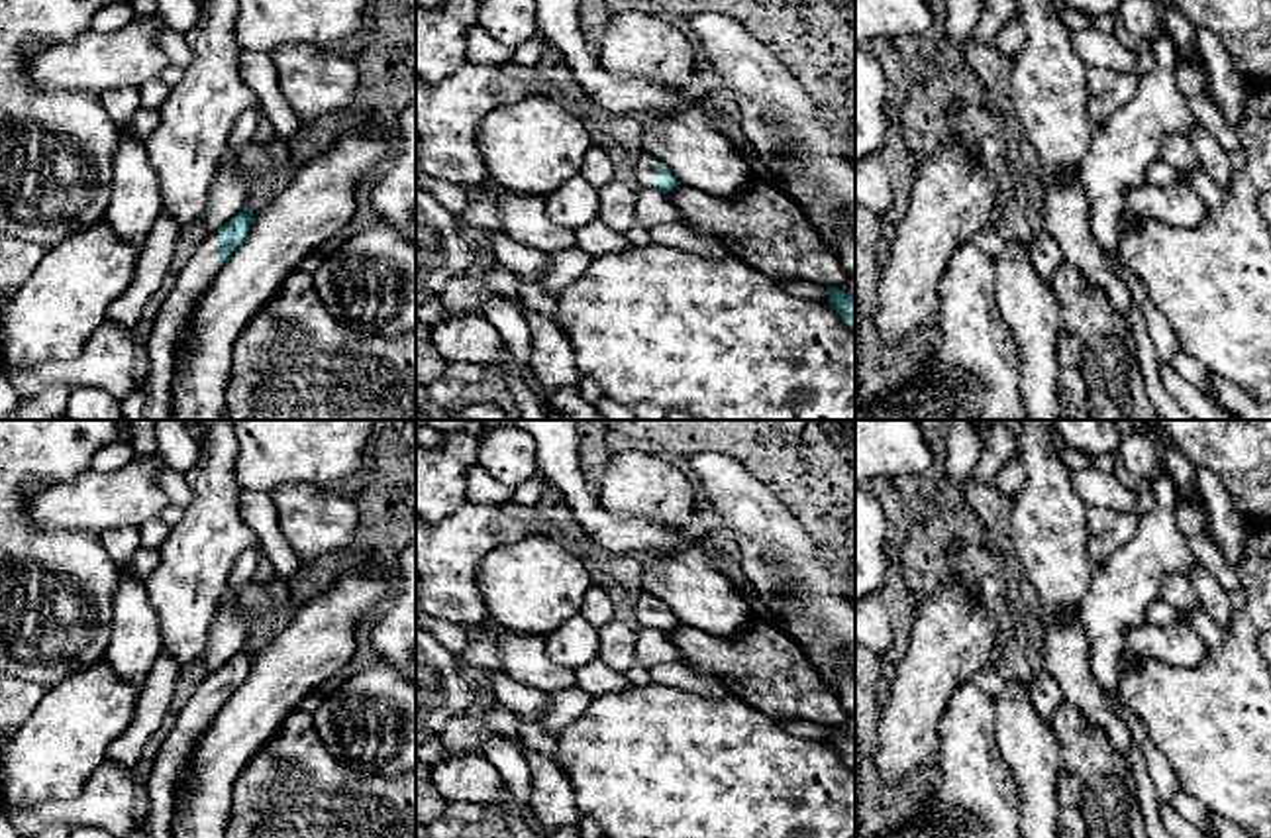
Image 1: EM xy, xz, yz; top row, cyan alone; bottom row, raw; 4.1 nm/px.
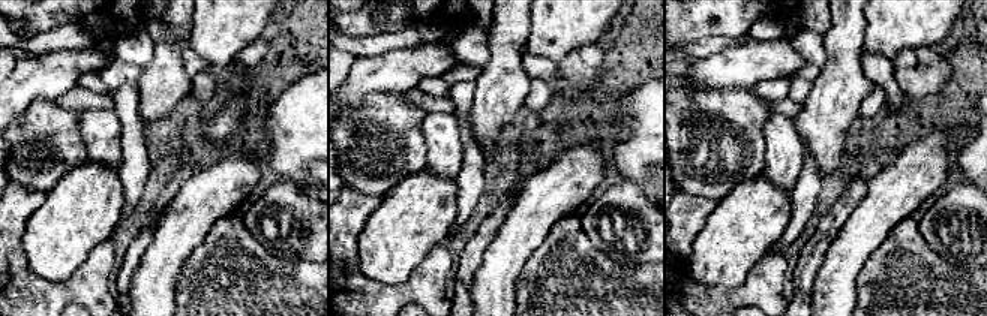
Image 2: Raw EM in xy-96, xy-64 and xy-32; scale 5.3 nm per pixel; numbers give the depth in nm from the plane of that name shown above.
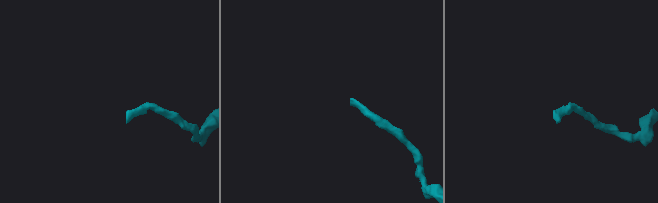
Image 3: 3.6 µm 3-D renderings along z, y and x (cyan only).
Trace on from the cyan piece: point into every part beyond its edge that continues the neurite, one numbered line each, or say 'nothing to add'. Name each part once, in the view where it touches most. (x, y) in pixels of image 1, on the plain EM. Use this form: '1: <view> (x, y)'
1: xy (193, 719)

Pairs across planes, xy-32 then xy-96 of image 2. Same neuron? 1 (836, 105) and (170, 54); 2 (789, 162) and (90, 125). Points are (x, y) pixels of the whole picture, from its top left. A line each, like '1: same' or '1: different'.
1: same
2: same

